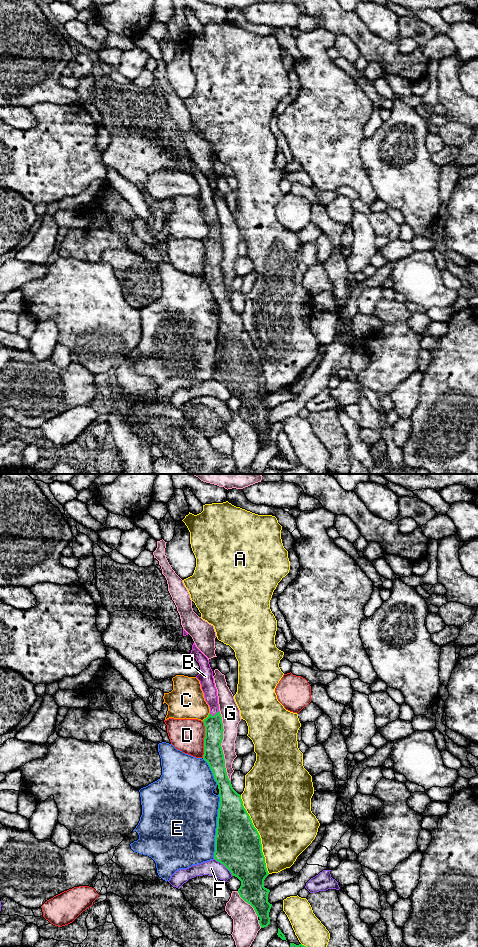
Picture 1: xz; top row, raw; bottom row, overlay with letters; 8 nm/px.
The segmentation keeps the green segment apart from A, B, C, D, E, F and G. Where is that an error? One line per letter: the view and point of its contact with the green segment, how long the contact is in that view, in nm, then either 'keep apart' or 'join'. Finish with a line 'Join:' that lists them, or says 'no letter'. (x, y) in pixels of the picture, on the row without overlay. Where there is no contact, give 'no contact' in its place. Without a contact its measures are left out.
A: contact xz (258, 354); length 650 nm; keep apart
B: contact xz (215, 234); length 90 nm; join
C: contact xz (207, 237); length 90 nm; keep apart
D: contact xz (204, 259); length 300 nm; keep apart
E: contact xz (217, 346); length 500 nm; keep apart
F: contact xz (224, 385); length 200 nm; keep apart
G: contact xz (220, 266); length 600 nm; keep apart
Join: B

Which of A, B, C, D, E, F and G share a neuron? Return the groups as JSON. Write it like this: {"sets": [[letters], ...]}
{"sets": [["A"], ["B"], ["C"], ["D"], ["E"], ["F"], ["G"]]}

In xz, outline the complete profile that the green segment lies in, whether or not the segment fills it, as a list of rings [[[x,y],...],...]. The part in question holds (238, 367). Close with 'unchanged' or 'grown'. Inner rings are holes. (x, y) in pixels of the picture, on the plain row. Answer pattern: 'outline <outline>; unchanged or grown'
outline [[[195,163],[190,174],[199,183],[200,191],[196,198],[200,201],[205,221],[210,227],[208,237],[203,240],[203,279],[213,293],[220,317],[214,379],[241,401],[238,413],[254,428],[260,439],[259,444],[264,448],[270,444],[269,432],[272,424],[268,422],[270,410],[264,407],[264,400],[269,393],[262,372],[261,358],[243,326],[241,315],[233,309],[227,296],[221,267],[224,249],[209,180]]]; grown

